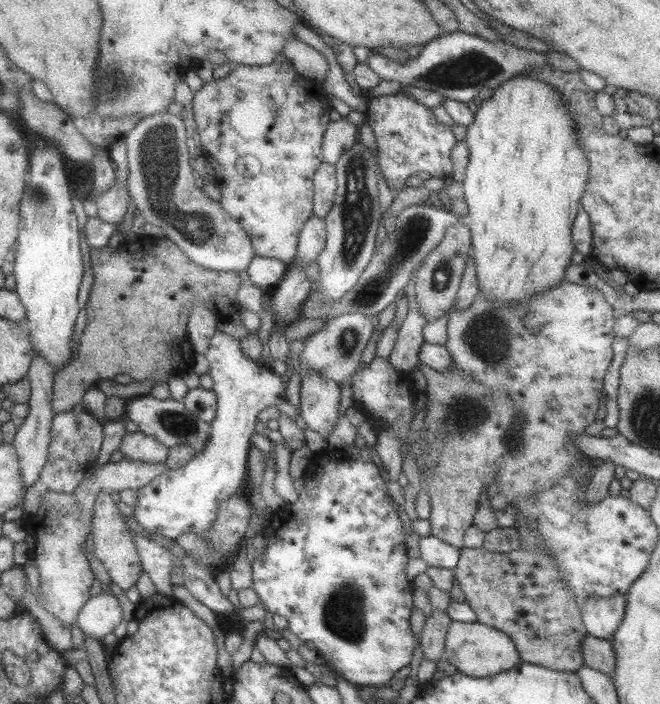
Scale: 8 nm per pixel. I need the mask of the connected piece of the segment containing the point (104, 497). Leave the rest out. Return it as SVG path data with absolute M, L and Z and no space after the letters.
M99 492L94 502L92 514L91 534L93 535L93 555L101 562L111 581L115 582L123 591L135 585L141 574L139 555L131 537L130 528L123 521L115 502L107 492Z

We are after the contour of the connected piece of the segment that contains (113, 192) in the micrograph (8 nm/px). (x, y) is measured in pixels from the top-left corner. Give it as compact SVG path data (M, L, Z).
M113 178L113 186L110 190L95 198L98 209L96 217L103 222L117 224L123 220L129 198L126 186Z

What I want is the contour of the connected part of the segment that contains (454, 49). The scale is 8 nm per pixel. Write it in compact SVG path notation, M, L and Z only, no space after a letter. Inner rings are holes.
M457 29L423 44L417 58L409 58L409 62L405 64L397 64L375 51L370 51L364 64L371 72L375 72L380 80L400 82L403 86L411 84L431 90L444 98L467 103L477 97L481 88L499 88L505 80L513 78L523 69L539 69L549 65L549 62L545 60L544 53L533 52L502 39L499 42L489 42L483 37L479 38Z

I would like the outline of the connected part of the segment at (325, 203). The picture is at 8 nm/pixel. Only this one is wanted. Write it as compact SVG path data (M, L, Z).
M322 164L312 177L312 216L324 218L329 213L336 192L336 173L333 165Z

